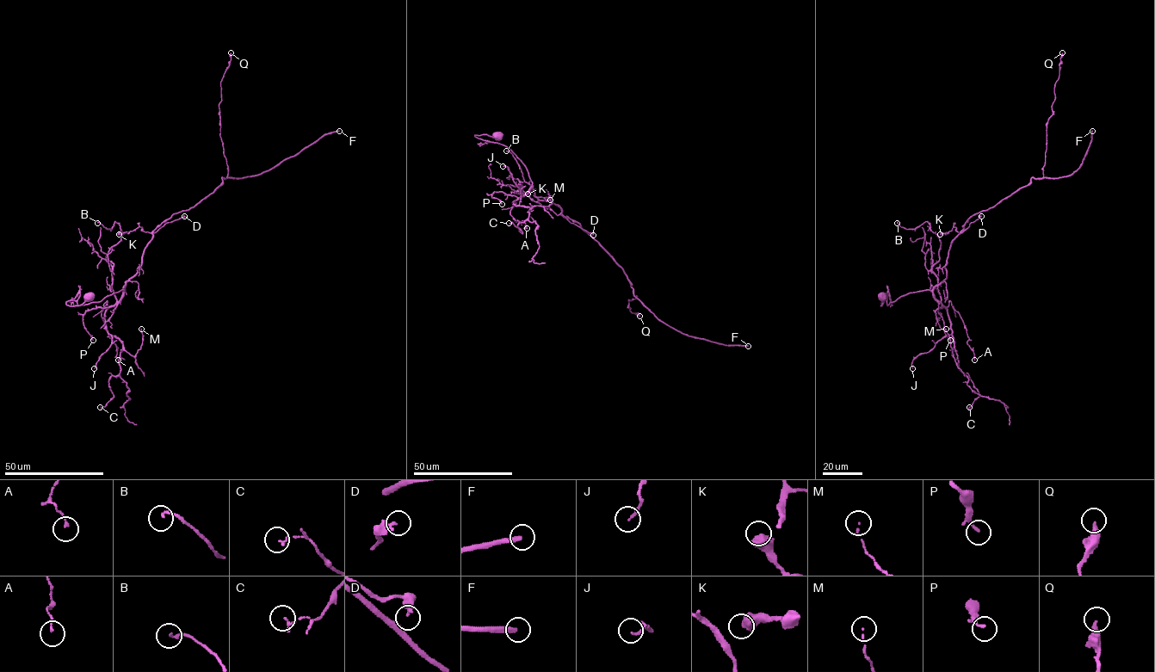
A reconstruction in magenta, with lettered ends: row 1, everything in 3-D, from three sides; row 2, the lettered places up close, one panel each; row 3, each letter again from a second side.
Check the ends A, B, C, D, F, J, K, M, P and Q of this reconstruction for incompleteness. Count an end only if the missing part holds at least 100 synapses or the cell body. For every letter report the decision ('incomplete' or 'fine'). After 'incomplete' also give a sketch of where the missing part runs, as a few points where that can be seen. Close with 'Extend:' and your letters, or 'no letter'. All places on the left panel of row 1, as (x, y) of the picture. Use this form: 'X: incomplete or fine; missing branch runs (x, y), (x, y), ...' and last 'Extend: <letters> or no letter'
A: fine
B: fine
C: fine
D: fine
F: incomplete
J: fine
K: fine
M: fine
P: fine
Q: fine
Extend: F

